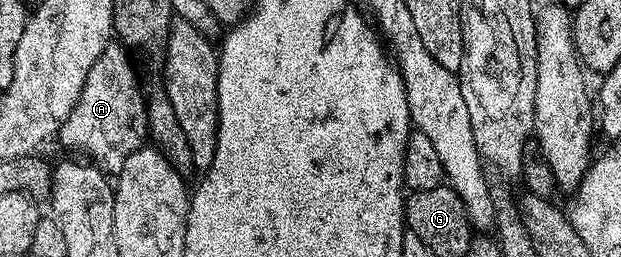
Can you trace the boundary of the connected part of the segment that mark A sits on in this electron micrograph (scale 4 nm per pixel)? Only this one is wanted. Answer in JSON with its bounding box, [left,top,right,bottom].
[59,46,150,174]

